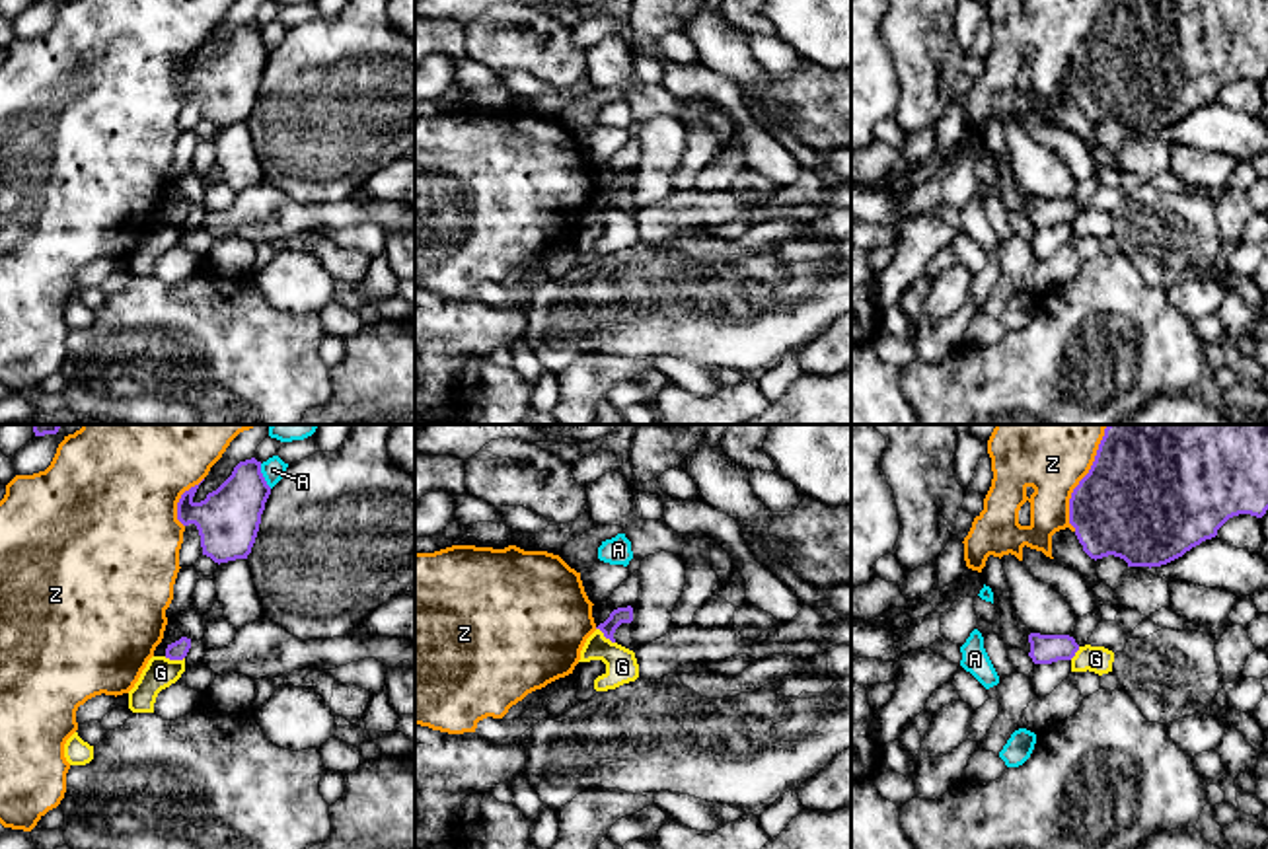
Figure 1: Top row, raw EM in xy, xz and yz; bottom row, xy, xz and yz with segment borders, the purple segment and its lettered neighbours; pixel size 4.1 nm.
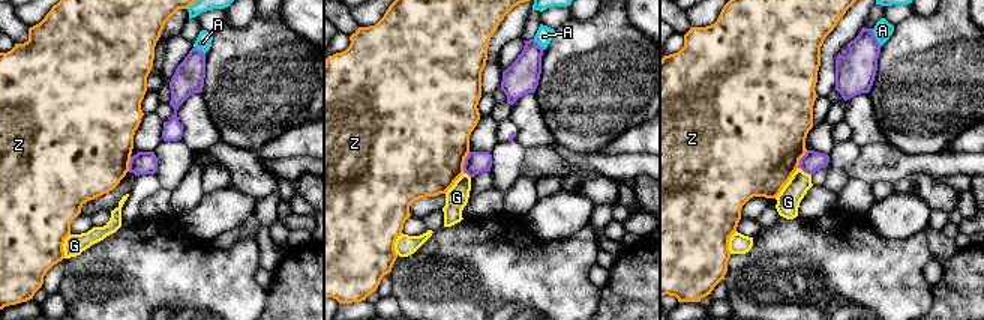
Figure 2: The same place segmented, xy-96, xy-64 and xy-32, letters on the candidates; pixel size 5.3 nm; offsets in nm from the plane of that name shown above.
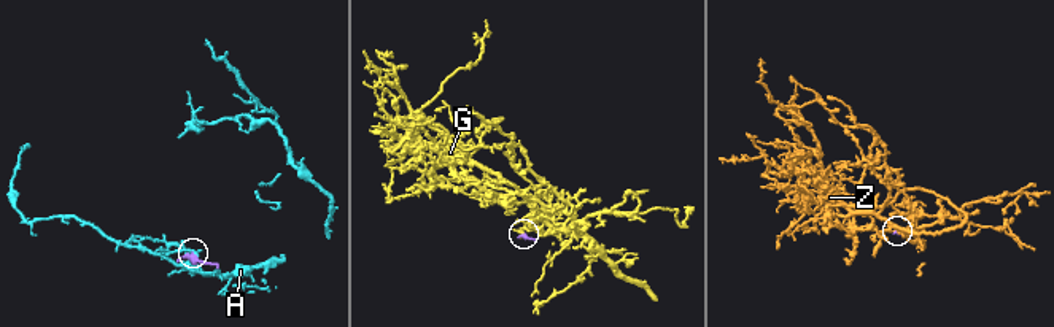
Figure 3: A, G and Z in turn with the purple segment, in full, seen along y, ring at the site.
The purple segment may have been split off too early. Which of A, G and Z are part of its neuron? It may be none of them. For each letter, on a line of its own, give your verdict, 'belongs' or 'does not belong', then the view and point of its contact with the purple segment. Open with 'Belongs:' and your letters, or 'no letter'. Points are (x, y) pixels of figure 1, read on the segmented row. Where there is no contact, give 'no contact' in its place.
Belongs: no letter
A: does not belong; contact xy (261, 476)
G: does not belong; contact xz (606, 637)
Z: does not belong; contact yz (1083, 478)

